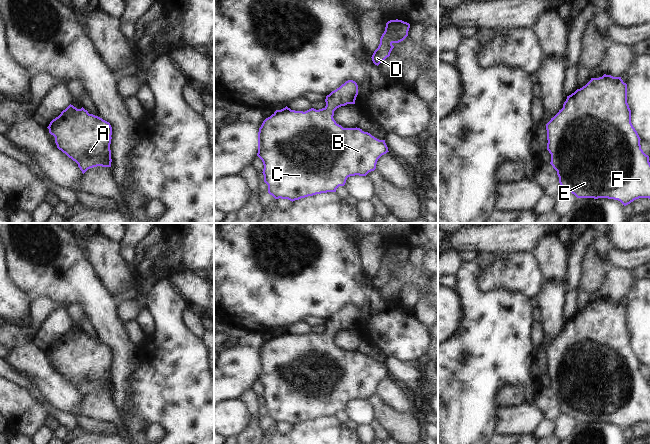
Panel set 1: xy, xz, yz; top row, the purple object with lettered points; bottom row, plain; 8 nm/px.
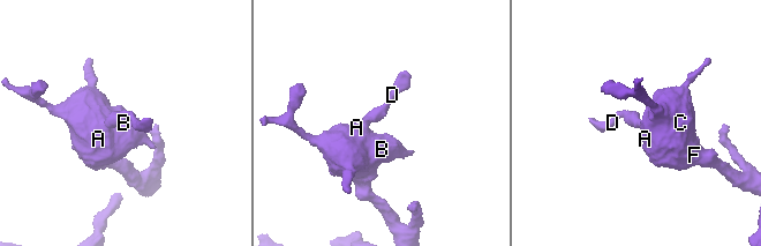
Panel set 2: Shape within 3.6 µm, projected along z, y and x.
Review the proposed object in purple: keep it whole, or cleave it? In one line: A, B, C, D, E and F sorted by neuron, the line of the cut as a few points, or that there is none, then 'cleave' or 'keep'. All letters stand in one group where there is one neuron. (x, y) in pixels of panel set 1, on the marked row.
A B C D E F; no cut; keep

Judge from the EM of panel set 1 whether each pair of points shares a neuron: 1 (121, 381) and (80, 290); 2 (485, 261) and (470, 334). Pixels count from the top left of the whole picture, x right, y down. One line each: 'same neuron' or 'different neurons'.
1: same neuron
2: same neuron

